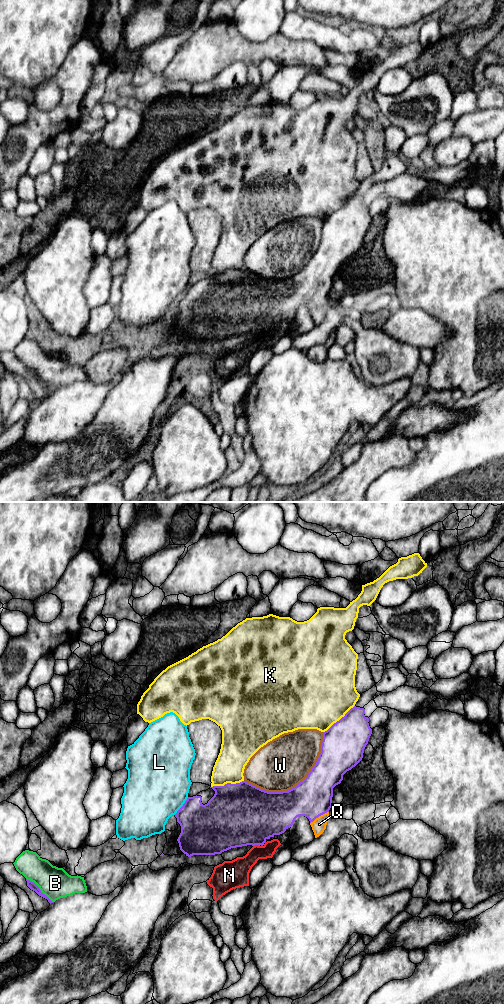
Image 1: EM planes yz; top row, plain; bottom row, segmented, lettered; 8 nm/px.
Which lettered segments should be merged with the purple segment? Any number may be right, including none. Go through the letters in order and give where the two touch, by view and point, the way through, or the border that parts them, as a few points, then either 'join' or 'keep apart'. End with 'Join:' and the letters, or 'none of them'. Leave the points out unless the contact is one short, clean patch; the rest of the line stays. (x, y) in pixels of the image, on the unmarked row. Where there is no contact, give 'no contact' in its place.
B: meets purple in yz at (39, 377); keep apart
K: meets purple in yz at (227, 271); keep apart
L: meets purple in yz at (182, 294); keep apart
N: meets purple in yz at (256, 332); border along yz (259, 333), (253, 334); keep apart
Q: meets purple in yz at (319, 303); runs through yz (312, 285), (319, 303), (319, 312); join
W: meets purple in yz at (298, 272); keep apart
Join: Q

